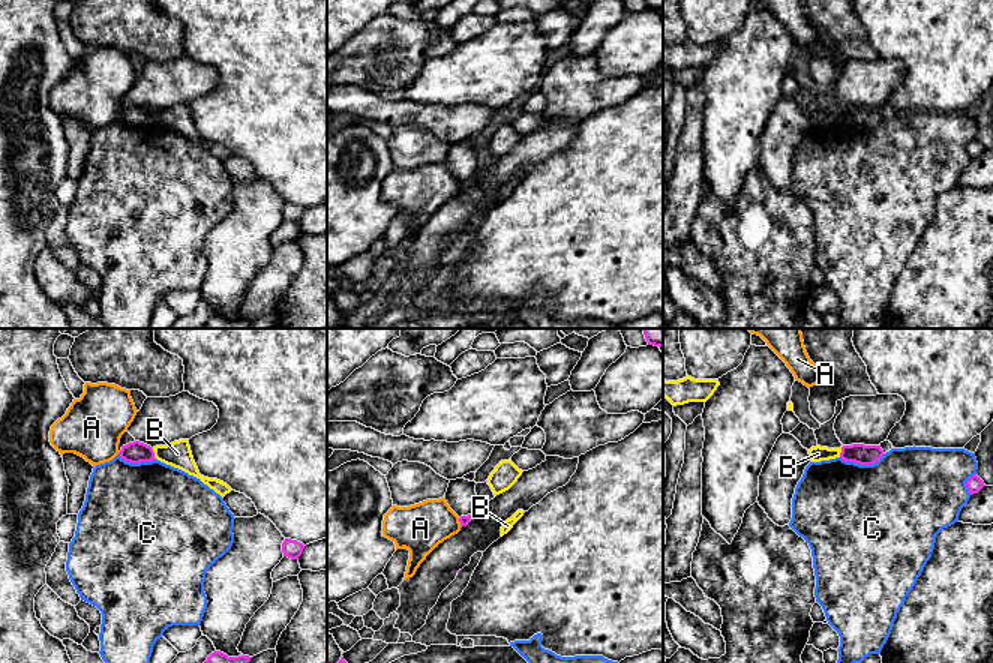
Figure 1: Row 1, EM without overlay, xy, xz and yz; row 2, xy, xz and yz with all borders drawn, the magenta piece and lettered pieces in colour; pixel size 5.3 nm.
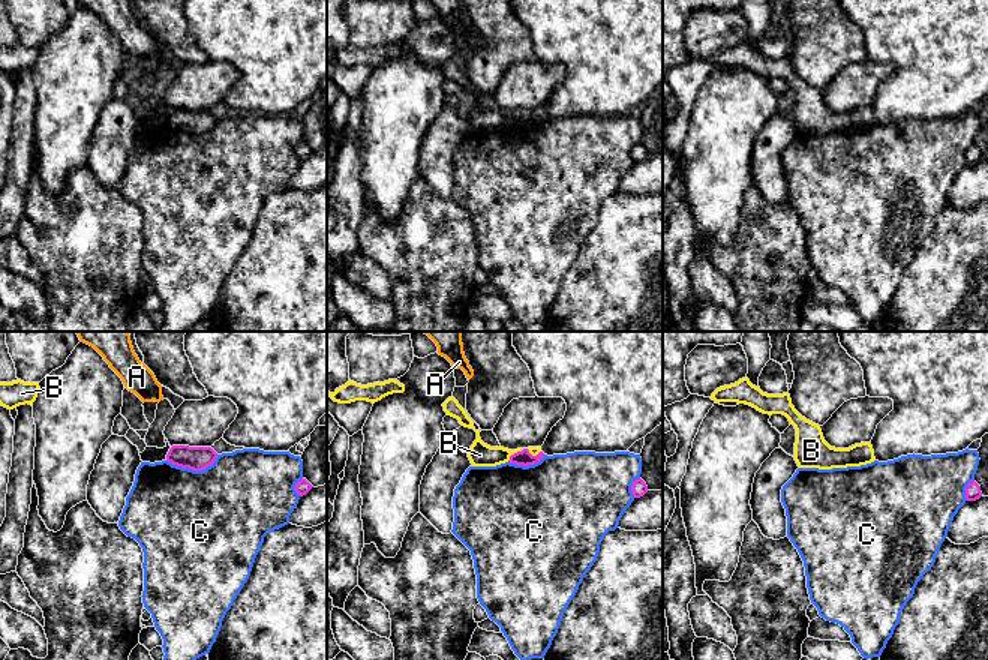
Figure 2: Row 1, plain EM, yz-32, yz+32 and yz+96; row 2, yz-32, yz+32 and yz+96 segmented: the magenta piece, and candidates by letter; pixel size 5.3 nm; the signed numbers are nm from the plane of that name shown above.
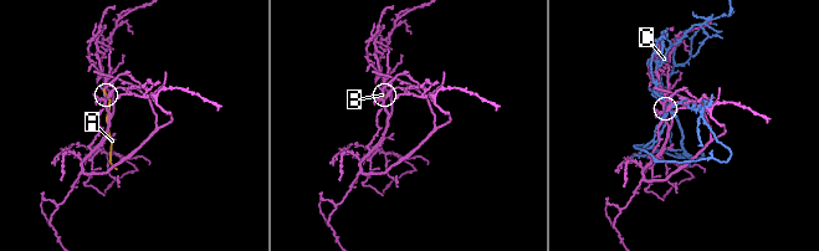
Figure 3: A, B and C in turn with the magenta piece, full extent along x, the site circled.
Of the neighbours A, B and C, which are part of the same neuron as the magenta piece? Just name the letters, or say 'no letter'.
no letter

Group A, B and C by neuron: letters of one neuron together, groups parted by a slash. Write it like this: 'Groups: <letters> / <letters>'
Groups: A / B / C

